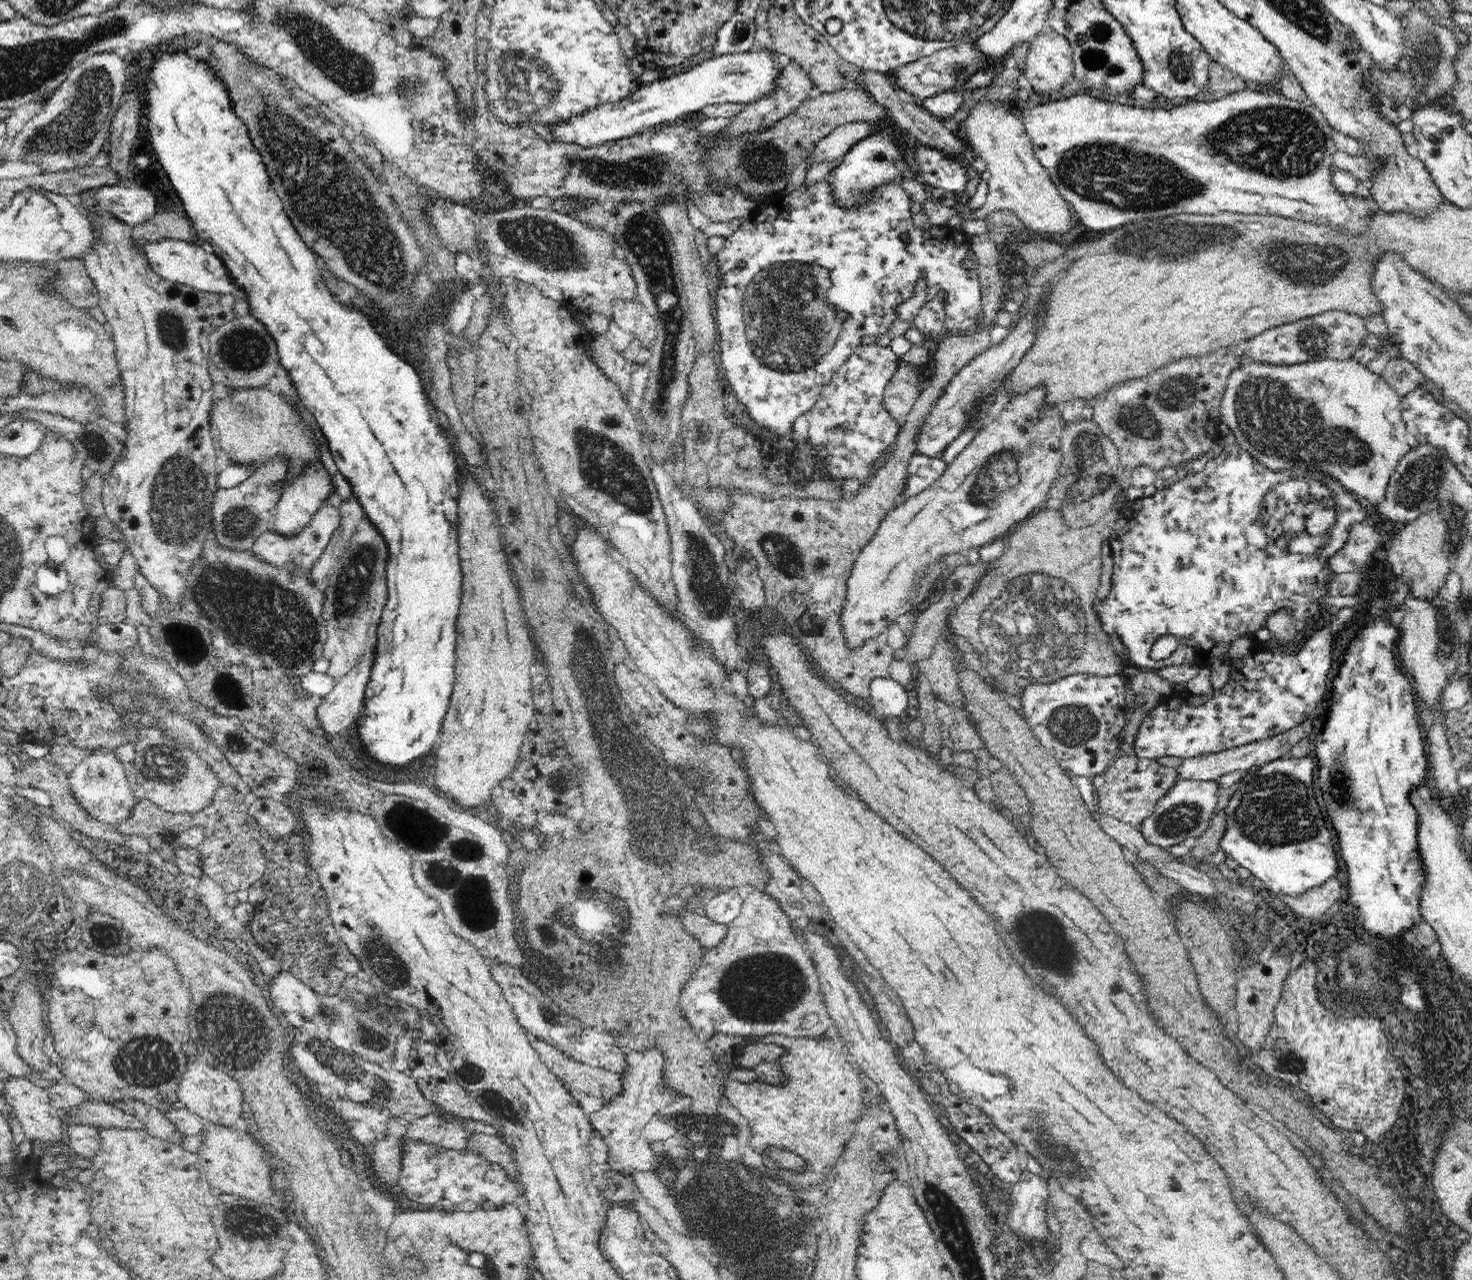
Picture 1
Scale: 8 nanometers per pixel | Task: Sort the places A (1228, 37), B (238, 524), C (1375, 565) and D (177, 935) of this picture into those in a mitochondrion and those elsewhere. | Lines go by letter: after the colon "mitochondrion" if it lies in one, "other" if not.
A: other
B: mitochondrion
C: other
D: other

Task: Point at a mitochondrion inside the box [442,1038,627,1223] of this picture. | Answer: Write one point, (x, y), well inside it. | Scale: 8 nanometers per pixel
(494, 1099)

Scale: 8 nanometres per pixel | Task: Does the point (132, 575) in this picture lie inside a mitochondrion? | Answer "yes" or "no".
no

